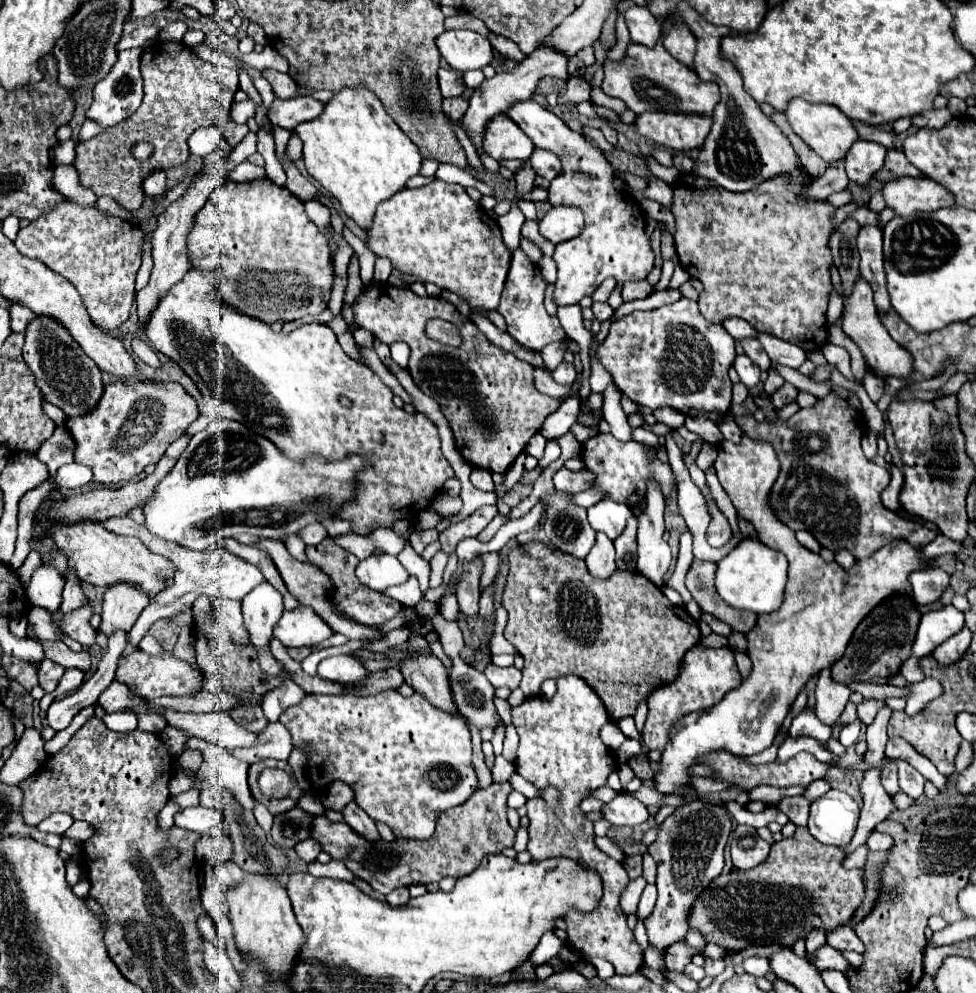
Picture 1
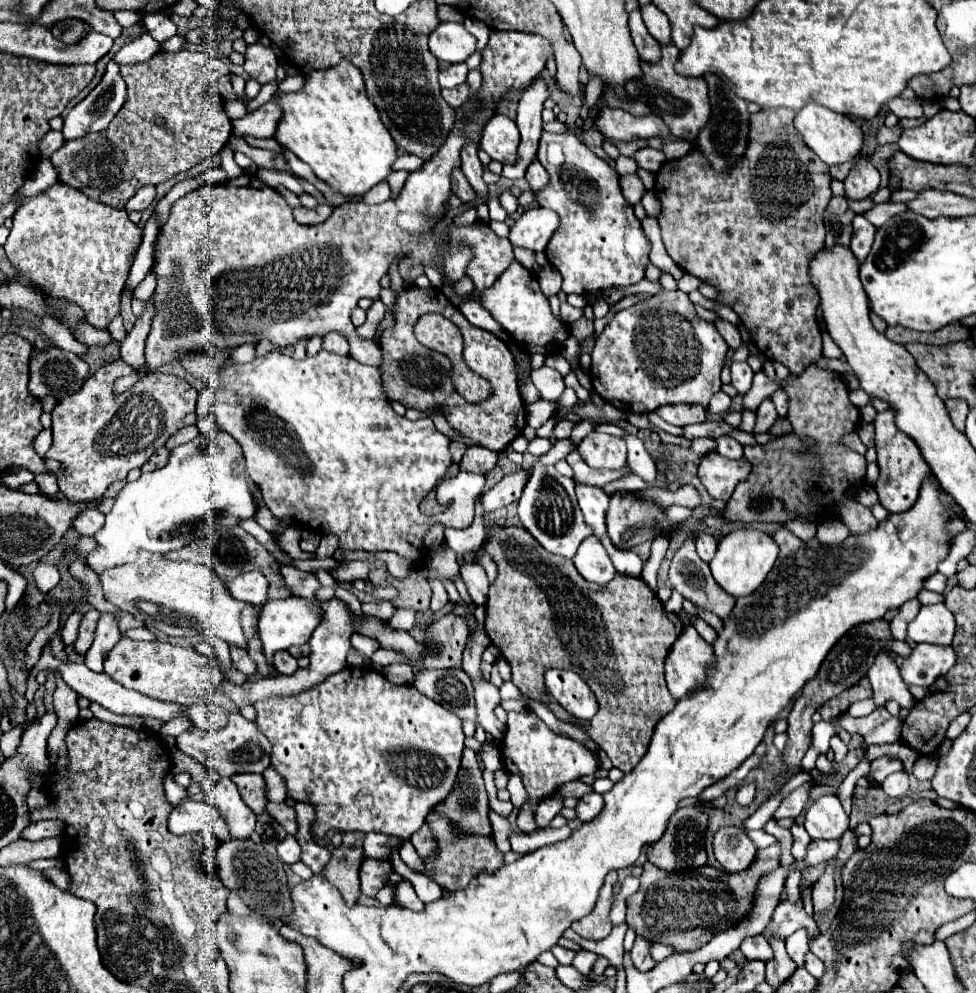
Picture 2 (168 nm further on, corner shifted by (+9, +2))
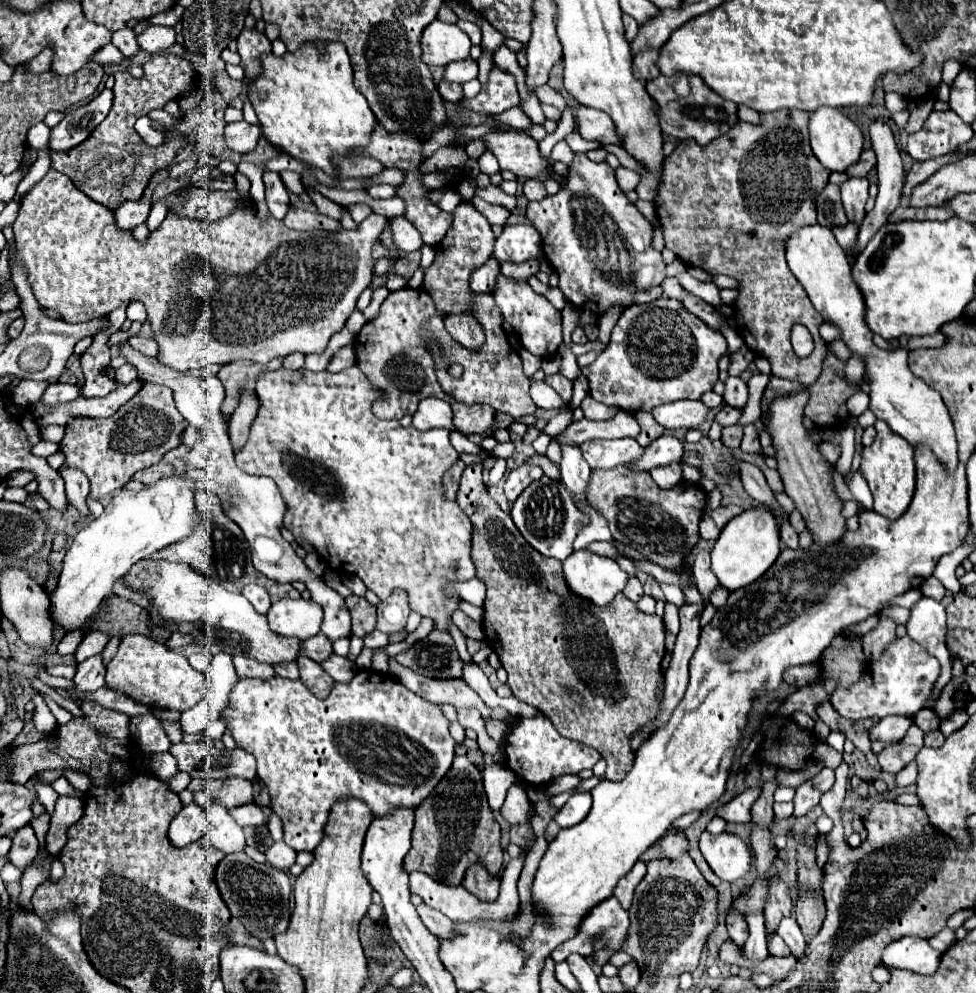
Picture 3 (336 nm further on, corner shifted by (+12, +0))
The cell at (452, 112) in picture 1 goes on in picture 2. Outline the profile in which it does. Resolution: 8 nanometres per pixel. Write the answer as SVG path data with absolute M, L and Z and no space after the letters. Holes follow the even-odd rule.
M460 85L460 87L454 87L454 89L442 89L442 97L446 99L446 103L454 109L460 109L462 103L470 97L470 89L468 85Z

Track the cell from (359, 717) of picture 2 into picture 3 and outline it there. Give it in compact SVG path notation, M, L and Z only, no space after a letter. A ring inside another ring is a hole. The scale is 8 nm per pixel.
M359 669L355 673L355 677L347 683L339 683L335 681L331 687L331 693L325 699L319 699L313 695L313 691L309 691L301 679L283 679L283 677L271 677L271 679L239 679L235 689L231 691L229 703L225 707L225 711L221 713L221 719L225 719L227 729L233 733L235 741L239 747L249 749L249 753L253 753L257 757L257 777L267 785L269 795L271 795L271 809L283 819L283 829L285 829L285 837L283 841L293 847L295 851L313 851L321 839L323 839L323 831L325 825L329 821L329 811L337 801L347 801L347 799L359 799L363 801L373 817L383 817L387 813L393 813L397 809L417 809L429 795L431 791L437 787L437 783L443 779L443 775L451 769L451 763L455 759L455 739L449 733L449 721L443 715L443 711L439 709L439 705L425 701L423 697L415 695L413 691L405 689L405 685L401 685L399 681L393 681L389 675L381 675L375 673L371 669Z

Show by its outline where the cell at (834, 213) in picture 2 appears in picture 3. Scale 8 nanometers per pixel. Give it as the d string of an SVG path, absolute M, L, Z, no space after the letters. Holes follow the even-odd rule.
M827 185L817 195L817 223L821 227L827 227L827 229L843 227L849 223L837 185Z

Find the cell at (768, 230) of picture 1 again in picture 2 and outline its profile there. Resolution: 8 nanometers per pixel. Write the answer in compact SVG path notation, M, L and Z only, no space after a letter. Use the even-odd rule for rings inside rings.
M760 109L758 113L750 115L750 133L748 133L748 151L744 153L744 159L740 159L740 163L734 163L734 167L728 171L728 179L720 179L720 175L716 175L716 171L712 171L712 167L708 167L708 161L704 159L704 155L700 155L696 151L696 145L688 151L688 155L680 157L680 159L674 159L674 161L666 161L660 171L656 173L656 187L654 187L654 193L660 201L660 215L658 215L658 223L660 223L660 229L662 229L662 237L664 237L664 245L666 245L666 251L668 255L690 275L696 275L700 277L702 281L714 285L720 295L718 295L718 301L726 303L728 307L732 307L738 317L740 317L740 323L750 331L750 337L752 337L752 343L758 347L758 351L772 359L772 361L778 361L782 363L784 367L788 367L788 371L792 375L800 375L810 363L818 361L822 357L822 333L820 333L820 327L816 323L816 309L820 305L820 299L818 299L818 293L816 289L812 287L810 279L808 279L808 261L812 259L812 255L824 247L824 235L826 235L826 229L824 229L824 221L822 221L822 213L832 197L832 191L830 191L830 181L832 177L828 177L828 165L820 161L820 157L804 143L804 139L800 139L800 133L796 131L794 127L794 111L788 111L788 109Z

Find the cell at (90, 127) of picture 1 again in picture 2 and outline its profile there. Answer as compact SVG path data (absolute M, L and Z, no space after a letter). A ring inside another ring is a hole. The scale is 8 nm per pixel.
M48 131L48 135L44 135L44 139L40 139L40 153L42 157L50 157L54 151L58 151L64 143L64 137L60 131Z

